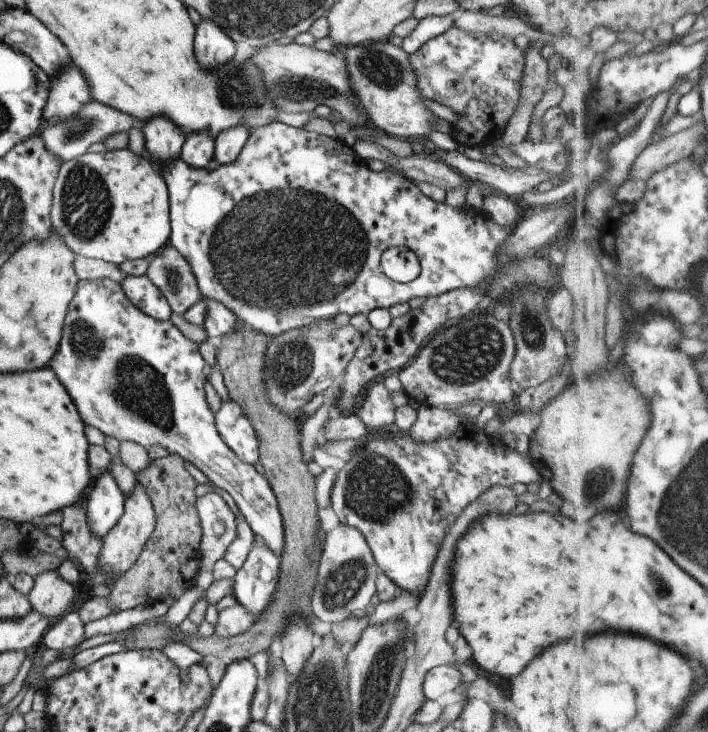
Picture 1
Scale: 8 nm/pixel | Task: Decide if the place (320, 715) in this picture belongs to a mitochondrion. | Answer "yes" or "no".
yes

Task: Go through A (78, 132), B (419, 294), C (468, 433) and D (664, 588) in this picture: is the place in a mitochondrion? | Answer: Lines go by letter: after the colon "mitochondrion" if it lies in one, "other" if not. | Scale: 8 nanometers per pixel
A: mitochondrion
B: other
C: other
D: mitochondrion

